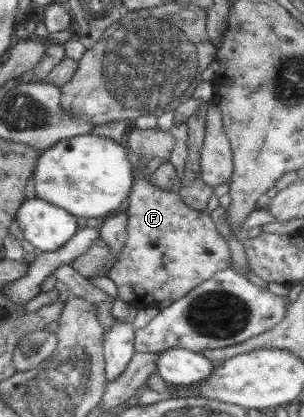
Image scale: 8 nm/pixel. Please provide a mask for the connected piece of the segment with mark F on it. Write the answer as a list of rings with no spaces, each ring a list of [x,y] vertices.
[[[139,158],[138,179],[133,183],[127,205],[127,239],[122,252],[116,257],[108,278],[115,282],[119,300],[125,300],[135,309],[143,309],[158,304],[165,299],[177,301],[187,295],[194,287],[209,280],[217,272],[231,268],[232,253],[229,244],[215,228],[215,222],[205,211],[190,209],[179,194],[172,190],[161,190],[151,182],[151,174],[145,174],[149,163],[147,158]]]

